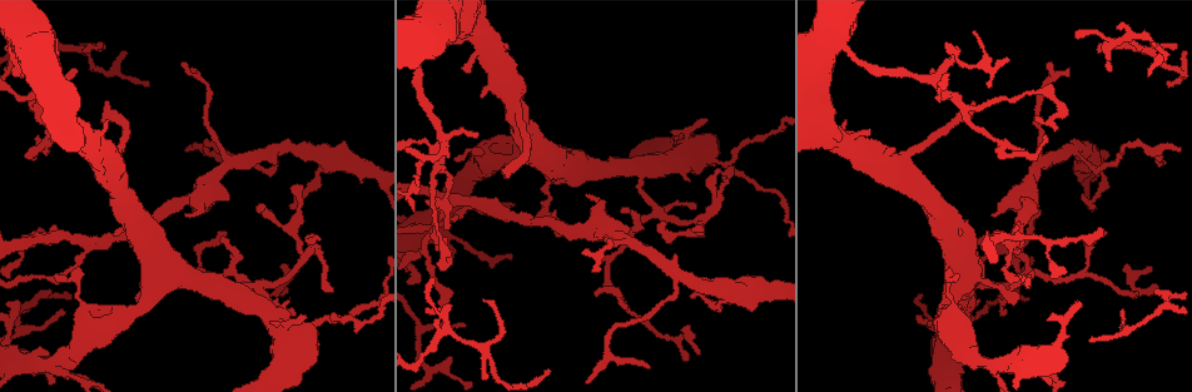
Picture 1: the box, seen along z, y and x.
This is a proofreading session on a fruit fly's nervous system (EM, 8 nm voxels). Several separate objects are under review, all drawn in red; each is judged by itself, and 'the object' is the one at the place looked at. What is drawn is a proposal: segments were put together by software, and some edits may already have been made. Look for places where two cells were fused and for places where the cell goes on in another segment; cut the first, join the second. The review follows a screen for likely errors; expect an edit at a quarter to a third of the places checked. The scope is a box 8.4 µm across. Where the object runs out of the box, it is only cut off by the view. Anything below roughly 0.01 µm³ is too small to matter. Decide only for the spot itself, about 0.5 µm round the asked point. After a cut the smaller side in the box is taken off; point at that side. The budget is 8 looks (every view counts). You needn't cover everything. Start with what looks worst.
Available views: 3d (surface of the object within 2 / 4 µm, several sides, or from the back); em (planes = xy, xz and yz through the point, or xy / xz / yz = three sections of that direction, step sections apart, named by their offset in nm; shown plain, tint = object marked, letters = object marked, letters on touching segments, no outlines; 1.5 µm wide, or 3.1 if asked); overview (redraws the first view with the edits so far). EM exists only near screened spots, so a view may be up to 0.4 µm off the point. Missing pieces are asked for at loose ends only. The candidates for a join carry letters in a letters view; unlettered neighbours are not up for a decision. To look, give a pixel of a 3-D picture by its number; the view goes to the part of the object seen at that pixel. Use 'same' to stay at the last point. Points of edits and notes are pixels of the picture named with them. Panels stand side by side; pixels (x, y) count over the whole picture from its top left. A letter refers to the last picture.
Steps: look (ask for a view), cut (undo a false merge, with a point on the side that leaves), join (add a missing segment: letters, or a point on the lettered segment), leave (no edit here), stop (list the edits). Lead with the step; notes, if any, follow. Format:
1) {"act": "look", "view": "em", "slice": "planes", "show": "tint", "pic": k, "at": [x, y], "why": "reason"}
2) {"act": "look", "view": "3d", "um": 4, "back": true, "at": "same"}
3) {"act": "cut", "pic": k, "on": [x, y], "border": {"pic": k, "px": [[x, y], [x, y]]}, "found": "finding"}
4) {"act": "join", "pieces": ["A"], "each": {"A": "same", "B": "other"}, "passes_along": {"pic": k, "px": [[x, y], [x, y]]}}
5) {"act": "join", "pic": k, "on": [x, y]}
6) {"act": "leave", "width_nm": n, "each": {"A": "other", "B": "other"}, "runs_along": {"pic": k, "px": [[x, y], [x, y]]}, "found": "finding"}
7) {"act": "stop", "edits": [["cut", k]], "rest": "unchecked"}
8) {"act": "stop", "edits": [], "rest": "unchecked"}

{"act": "look", "view": "em", "slice": "xy", "step": 4, "show": "letters", "pic": 1, "at": [428, 160]}

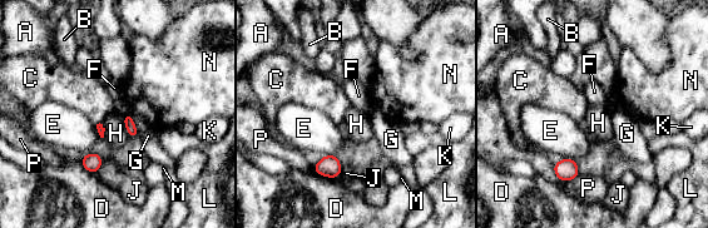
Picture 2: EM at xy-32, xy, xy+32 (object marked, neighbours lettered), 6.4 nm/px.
{"act": "leave", "width_nm": 70, "longest_contact_nm": ["P", 190], "each": {"A": "other", "B": "other", "C": "other", "D": "other", "E": "other", "F": "other", "G": "other", "H": "other", "J": "other", "K": "other", "L": "other", "M": "other", "N": "other", "P": "other"}, "found": "continuous, no second cell"}

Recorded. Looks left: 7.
{"act": "look", "view": "3d", "um": 4, "pic": 1, "at": [953, 340], "why": "sharp bend"}

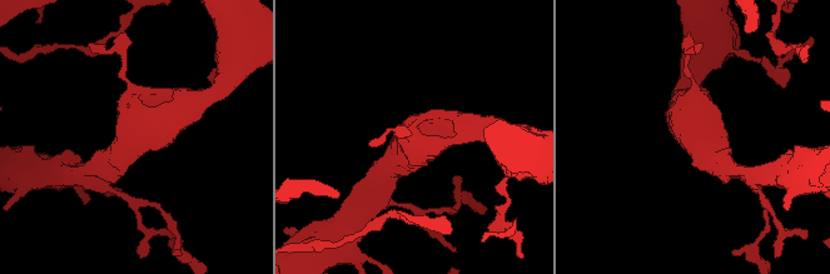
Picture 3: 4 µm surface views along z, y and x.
{"act": "look", "view": "em", "slice": "planes", "show": "tint", "pic": 3, "at": [690, 139], "why": "need the tissue"}

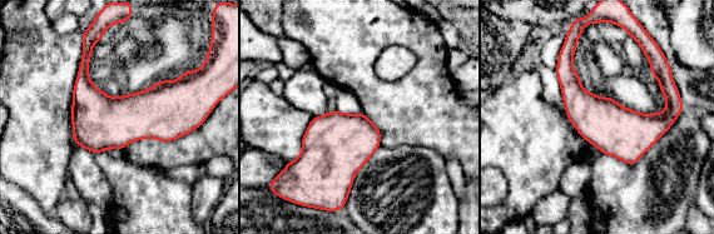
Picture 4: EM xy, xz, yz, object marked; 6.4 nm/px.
{"act": "look", "view": "em", "slice": "planes", "show": "letters", "at": "same", "why": "see the neighbours"}

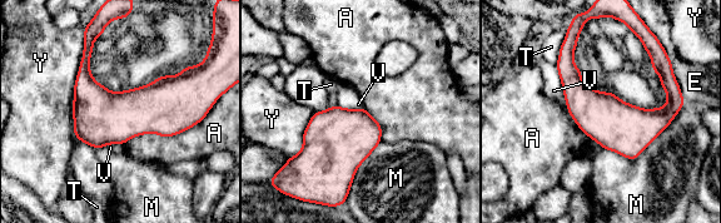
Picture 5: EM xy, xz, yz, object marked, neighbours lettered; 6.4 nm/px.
{"act": "leave", "width_nm": 320, "each": {"A": "other", "E": "other", "M": "other", "T": "other", "V": "other", "Y": "other"}, "border": {"pic": 5, "px": [[207, 113], [179, 133], [124, 144]]}, "found": "one cell here"}

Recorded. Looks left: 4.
{"act": "look", "view": "em", "slice": "planes", "show": "letters", "pic": 1, "at": [1101, 229], "why": "tapers out"}

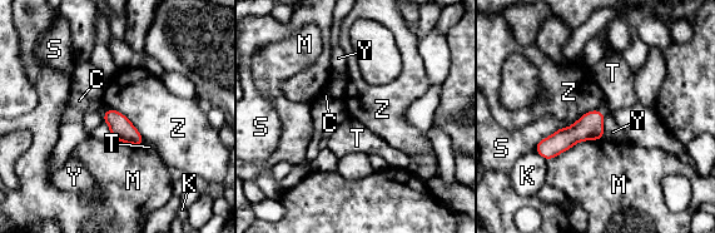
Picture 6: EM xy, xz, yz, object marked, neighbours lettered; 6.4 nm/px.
{"act": "leave", "longest_contact_nm": ["M", 400], "each": {"C": "other", "K": "other", "M": "other", "S": "other", "T": "other", "Y": "other", "Z": "other"}, "runs_along": {"pic": 6, "px": [[600, 117], [551, 147], [539, 148]]}, "found": "no lettered segment goes on from it"}

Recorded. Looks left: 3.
{"act": "stop", "edits": [], "rest": "unchecked"}

